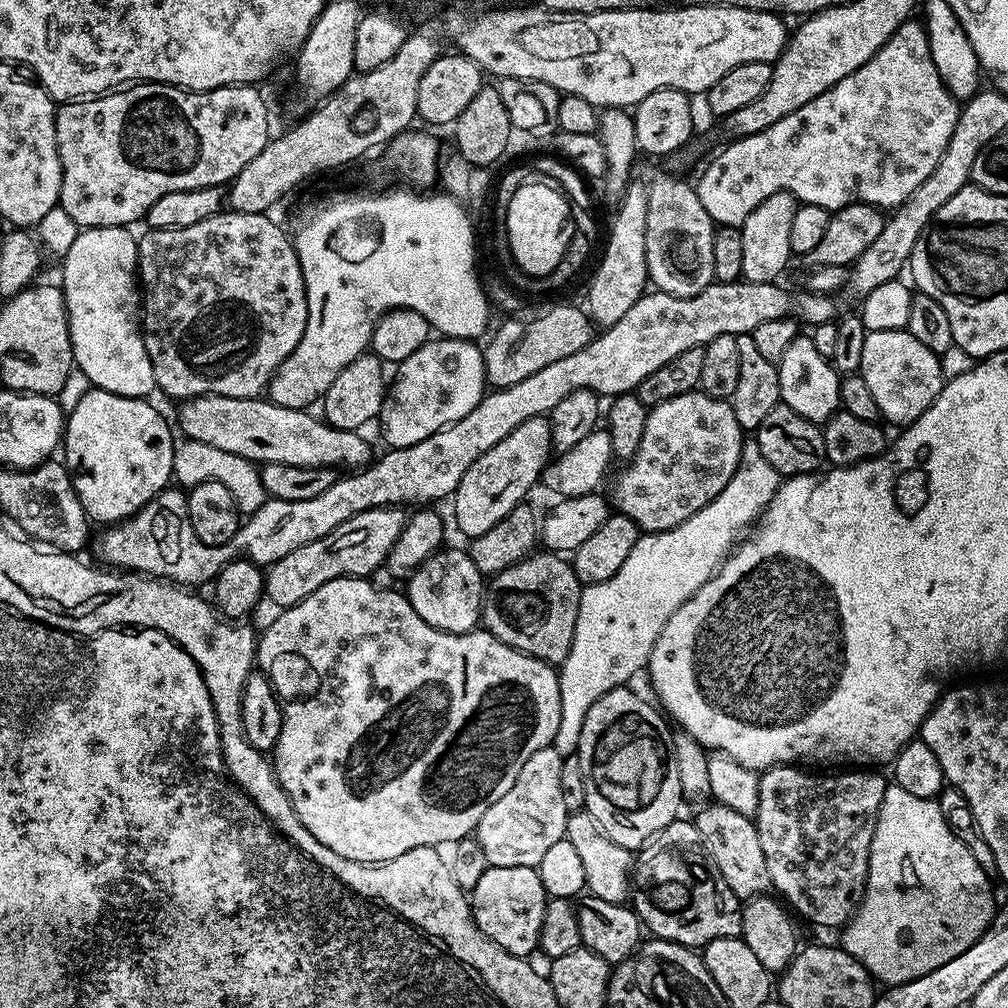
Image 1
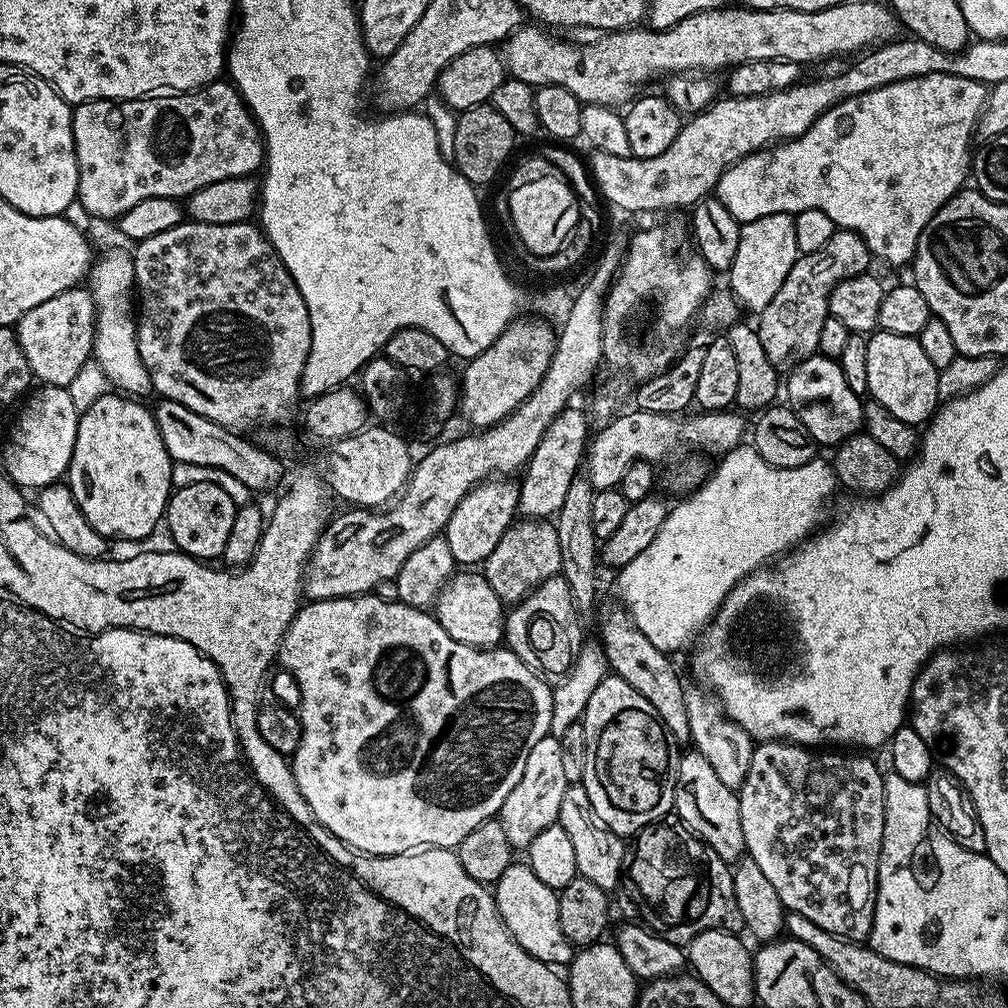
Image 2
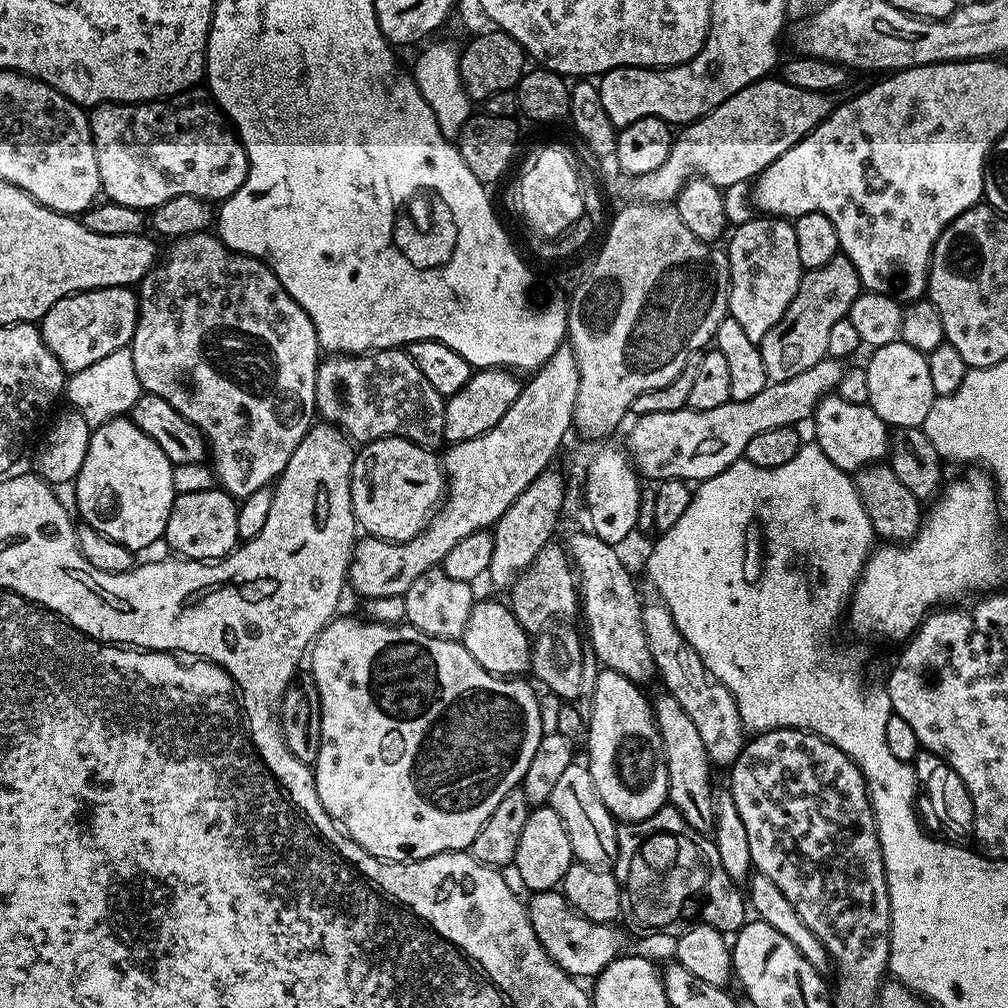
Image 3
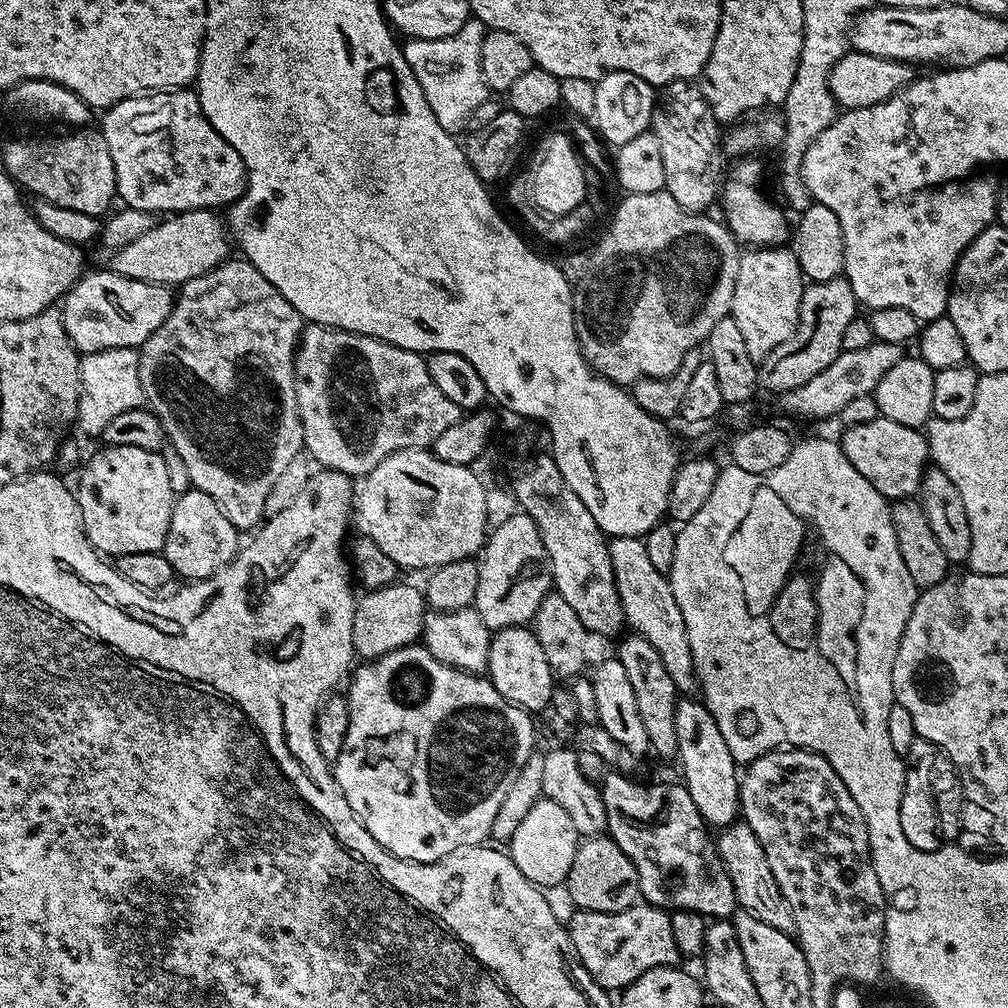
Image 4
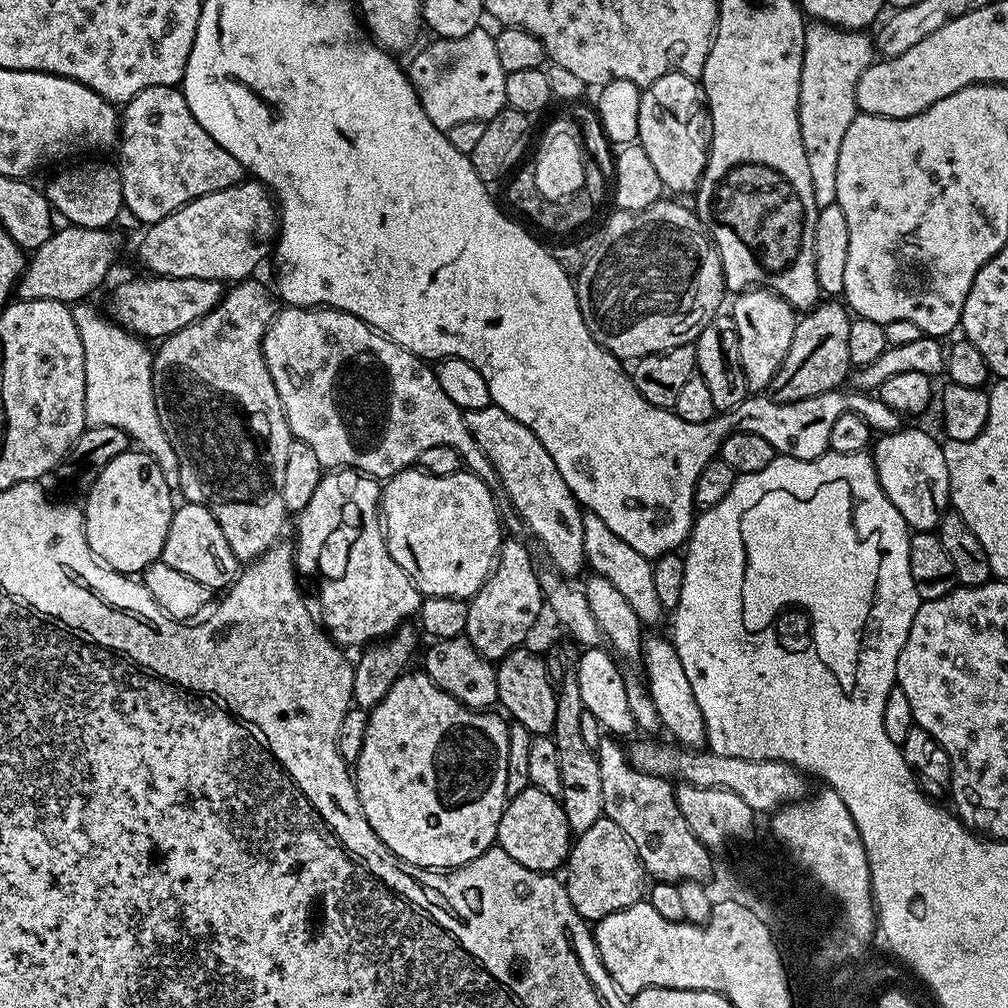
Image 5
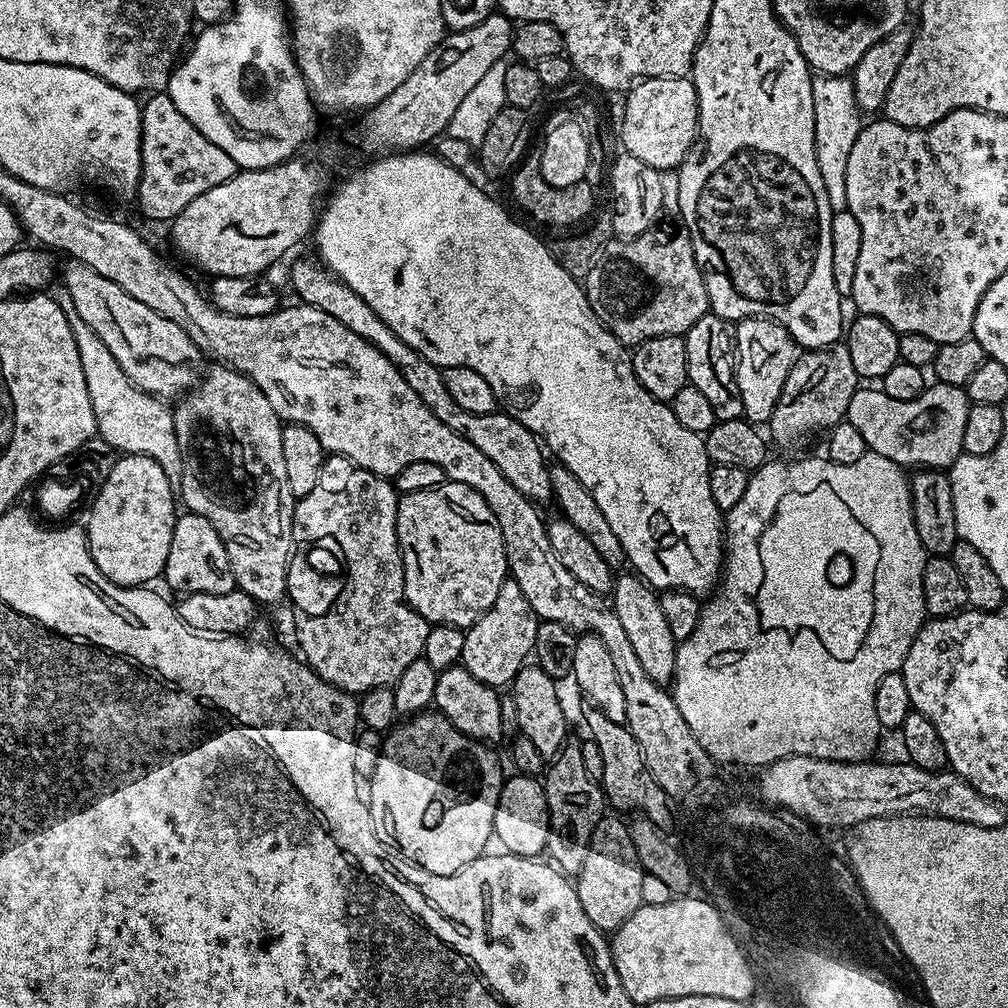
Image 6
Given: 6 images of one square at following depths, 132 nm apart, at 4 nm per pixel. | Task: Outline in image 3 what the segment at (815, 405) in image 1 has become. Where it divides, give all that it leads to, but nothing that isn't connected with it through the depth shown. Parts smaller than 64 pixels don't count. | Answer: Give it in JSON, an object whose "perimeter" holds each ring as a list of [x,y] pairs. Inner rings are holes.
{"perimeter":[[[838,394],[823,396],[812,413],[811,423],[816,424],[814,442],[843,472],[855,474],[867,464],[883,461],[888,455],[890,447],[890,428],[884,423],[869,404],[855,404],[846,402]]]}

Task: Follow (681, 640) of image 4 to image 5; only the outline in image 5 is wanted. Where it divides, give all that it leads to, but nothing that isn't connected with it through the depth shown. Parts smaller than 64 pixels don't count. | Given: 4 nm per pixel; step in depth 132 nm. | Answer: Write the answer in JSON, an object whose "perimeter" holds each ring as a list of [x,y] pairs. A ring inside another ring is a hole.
{"perimeter":[[[585,511],[582,518],[582,542],[587,567],[592,568],[591,571],[595,575],[607,578],[625,596],[634,614],[638,614],[641,624],[651,626],[658,623],[663,616],[665,619],[666,609],[662,606],[662,601],[658,598],[656,587],[654,587],[653,561],[638,554],[634,546],[622,542],[622,538],[618,538],[618,534],[614,534],[614,530],[610,530],[610,526],[606,526],[602,518],[598,518],[598,514],[590,511]]]}

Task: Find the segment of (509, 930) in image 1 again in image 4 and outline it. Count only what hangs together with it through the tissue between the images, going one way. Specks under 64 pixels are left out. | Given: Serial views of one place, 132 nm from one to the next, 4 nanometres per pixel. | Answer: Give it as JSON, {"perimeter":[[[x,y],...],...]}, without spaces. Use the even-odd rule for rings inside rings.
{"perimeter":[[[637,902],[632,908],[627,908],[621,912],[582,912],[579,910],[573,911],[573,916],[566,920],[566,927],[568,930],[568,937],[572,943],[572,952],[574,953],[575,959],[580,963],[581,966],[585,968],[587,972],[592,975],[594,982],[598,986],[602,986],[605,990],[623,990],[628,987],[628,985],[633,984],[638,977],[642,974],[646,974],[646,970],[651,968],[666,968],[669,966],[676,966],[681,963],[682,957],[678,946],[674,942],[674,930],[672,929],[672,918],[671,915],[665,909],[654,908],[651,904],[647,902]]]}

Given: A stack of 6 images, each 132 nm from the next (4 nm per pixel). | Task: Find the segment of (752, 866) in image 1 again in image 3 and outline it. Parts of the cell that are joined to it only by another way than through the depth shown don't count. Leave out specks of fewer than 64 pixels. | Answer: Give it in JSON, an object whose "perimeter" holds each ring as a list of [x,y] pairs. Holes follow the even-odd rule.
{"perimeter":[[[660,690],[656,700],[651,701],[652,717],[656,719],[656,729],[660,735],[660,745],[664,747],[664,761],[668,771],[668,800],[680,811],[687,827],[693,833],[711,833],[716,826],[716,796],[712,792],[712,772],[706,754],[706,746],[702,746],[702,737],[694,727],[690,714],[682,710],[678,698],[666,690]]]}

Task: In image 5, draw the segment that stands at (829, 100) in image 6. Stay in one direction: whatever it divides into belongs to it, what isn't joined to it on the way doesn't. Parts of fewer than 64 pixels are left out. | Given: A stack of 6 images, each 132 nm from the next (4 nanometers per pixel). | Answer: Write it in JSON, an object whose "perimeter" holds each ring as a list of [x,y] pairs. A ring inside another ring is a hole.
{"perimeter":[[[823,22],[811,23],[805,31],[799,79],[799,133],[806,150],[817,209],[836,202],[838,151],[850,122],[858,114],[858,78],[875,60],[873,37],[865,31],[835,28]]]}

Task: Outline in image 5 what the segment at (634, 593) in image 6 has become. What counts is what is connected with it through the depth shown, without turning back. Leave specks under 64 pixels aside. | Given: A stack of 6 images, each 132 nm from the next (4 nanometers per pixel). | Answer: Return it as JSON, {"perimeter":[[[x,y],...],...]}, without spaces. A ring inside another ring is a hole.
{"perimeter":[[[667,635],[644,637],[644,664],[643,683],[654,702],[654,710],[658,710],[660,728],[668,732],[677,745],[688,750],[700,750],[707,745],[706,722],[702,712],[698,710],[698,702],[694,699],[694,689],[690,686],[690,678],[686,678],[686,669],[682,666],[682,658],[678,658],[678,650],[673,646]]]}

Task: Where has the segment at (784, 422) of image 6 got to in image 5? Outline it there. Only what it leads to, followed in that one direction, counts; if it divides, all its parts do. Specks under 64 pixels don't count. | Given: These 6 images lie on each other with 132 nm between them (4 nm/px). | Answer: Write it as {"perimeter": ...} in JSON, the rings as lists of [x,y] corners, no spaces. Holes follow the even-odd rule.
{"perimeter":[[[820,302],[816,307],[805,311],[796,321],[794,330],[794,342],[790,342],[790,350],[786,350],[786,358],[774,374],[774,378],[768,383],[767,395],[778,403],[798,402],[802,398],[814,398],[814,394],[826,394],[837,391],[840,384],[849,379],[850,376],[850,312],[843,303],[840,302]]]}

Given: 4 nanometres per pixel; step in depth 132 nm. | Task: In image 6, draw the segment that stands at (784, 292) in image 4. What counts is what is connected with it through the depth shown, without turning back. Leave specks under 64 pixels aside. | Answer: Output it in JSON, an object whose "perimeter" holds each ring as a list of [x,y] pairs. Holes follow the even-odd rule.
{"perimeter":[[[749,318],[736,324],[736,381],[742,394],[743,419],[749,424],[767,425],[797,355],[796,340],[775,320]]]}

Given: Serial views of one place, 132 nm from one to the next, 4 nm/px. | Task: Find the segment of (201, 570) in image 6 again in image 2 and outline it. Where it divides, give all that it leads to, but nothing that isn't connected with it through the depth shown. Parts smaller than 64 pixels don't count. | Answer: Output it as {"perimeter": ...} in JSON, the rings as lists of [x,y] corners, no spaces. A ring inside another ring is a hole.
{"perimeter":[[[197,482],[175,489],[168,497],[166,509],[166,528],[168,524],[168,532],[176,543],[173,545],[185,556],[193,556],[195,560],[212,562],[215,556],[216,559],[223,557],[237,507],[225,490],[212,482]]]}

